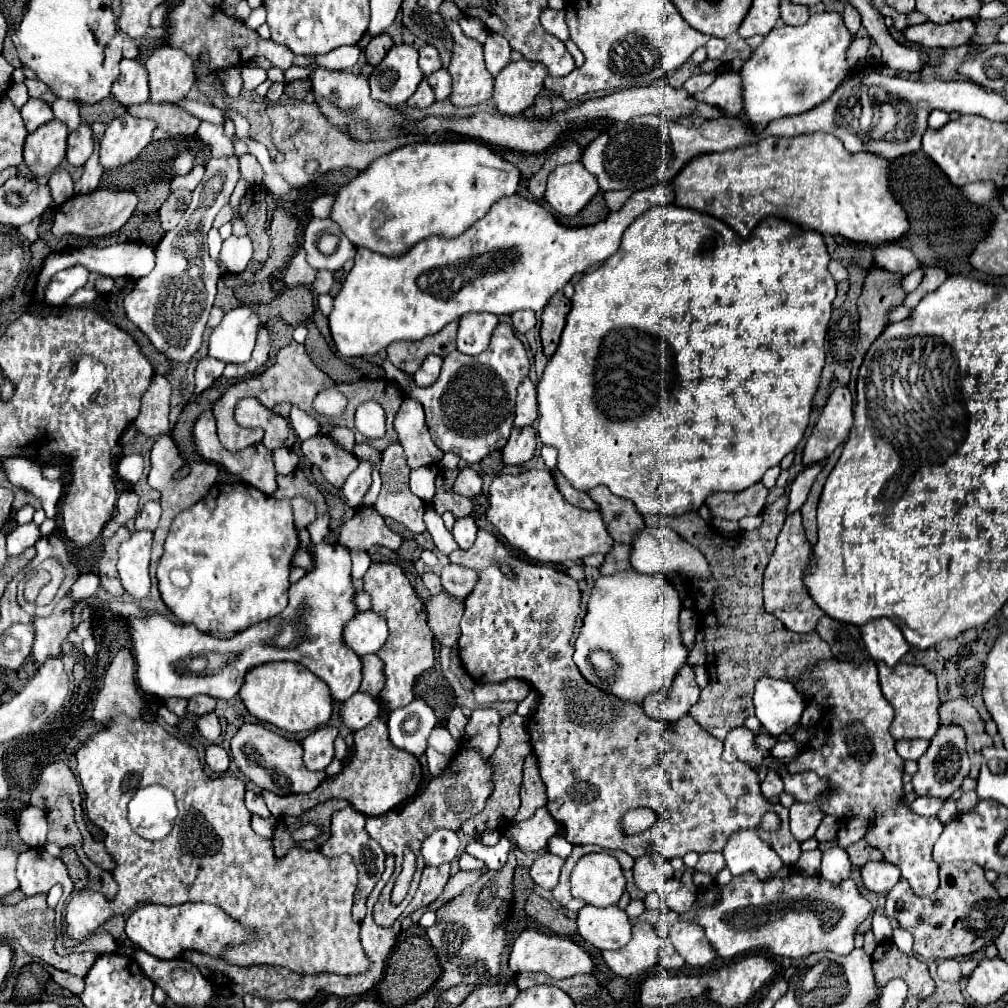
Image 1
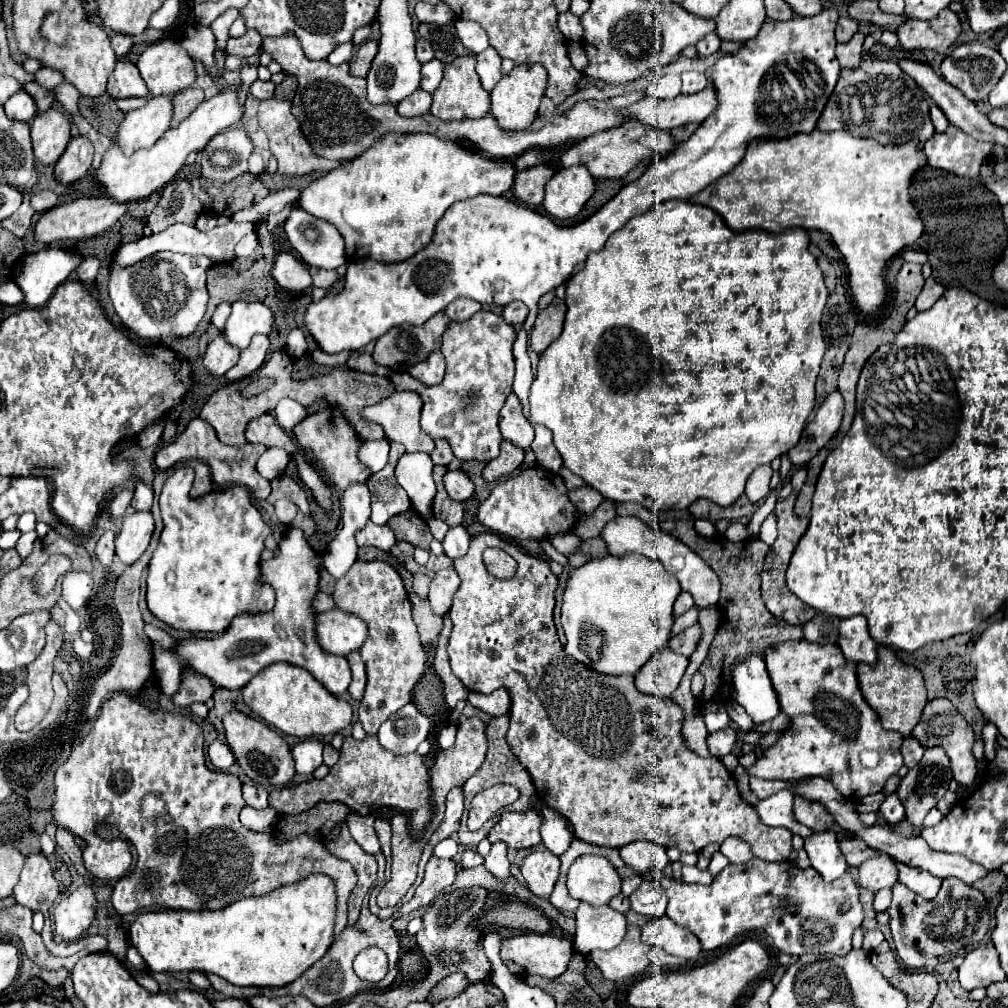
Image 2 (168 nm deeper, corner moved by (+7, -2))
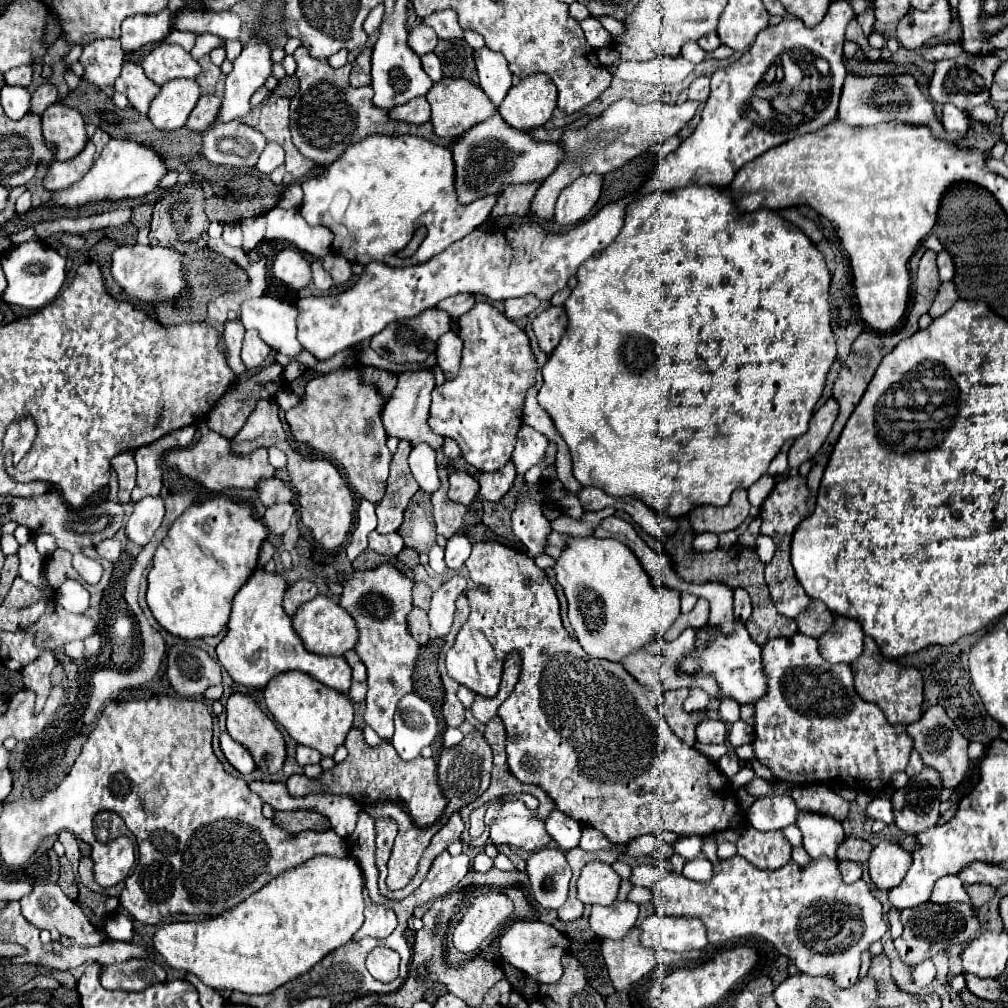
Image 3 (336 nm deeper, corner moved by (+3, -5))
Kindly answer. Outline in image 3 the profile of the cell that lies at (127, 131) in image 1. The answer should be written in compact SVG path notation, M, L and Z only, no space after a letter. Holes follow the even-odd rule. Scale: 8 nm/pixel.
M173 79L165 83L159 95L153 99L149 109L149 119L157 129L175 131L185 125L189 113L201 97L201 87L197 79Z

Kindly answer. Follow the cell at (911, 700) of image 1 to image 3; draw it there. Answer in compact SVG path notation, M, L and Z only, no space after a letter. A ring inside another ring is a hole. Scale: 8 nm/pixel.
M865 637L865 647L859 659L851 663L851 671L855 677L855 691L865 701L877 703L891 723L915 723L921 717L923 703L923 679L915 667L903 667L897 661L889 661L881 657L879 647L871 637Z

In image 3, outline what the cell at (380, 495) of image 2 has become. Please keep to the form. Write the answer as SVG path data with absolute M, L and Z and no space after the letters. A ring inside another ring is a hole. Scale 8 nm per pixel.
M399 441L399 447L391 461L391 473L387 479L385 499L377 505L377 517L379 517L377 531L381 535L393 533L401 527L405 507L407 507L409 499L419 491L419 485L413 479L413 475L409 471L409 463L407 463L409 451L411 451L411 443Z

